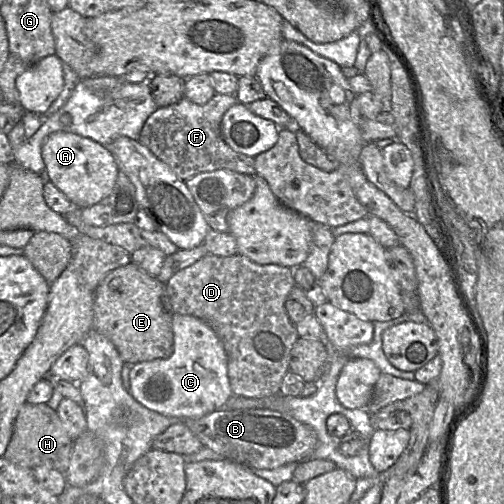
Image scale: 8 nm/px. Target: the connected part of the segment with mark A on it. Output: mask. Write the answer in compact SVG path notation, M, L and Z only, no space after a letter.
M69 131L49 135L42 146L44 176L52 182L75 207L90 207L107 196L115 186L118 165L108 147L91 138Z

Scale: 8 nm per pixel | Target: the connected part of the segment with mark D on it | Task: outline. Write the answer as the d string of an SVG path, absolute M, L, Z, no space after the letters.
M207 254L166 283L173 314L202 320L222 341L234 395L262 398L280 393L282 379L289 371L291 350L300 337L285 308L287 296L296 285L293 269L258 264L240 254Z

